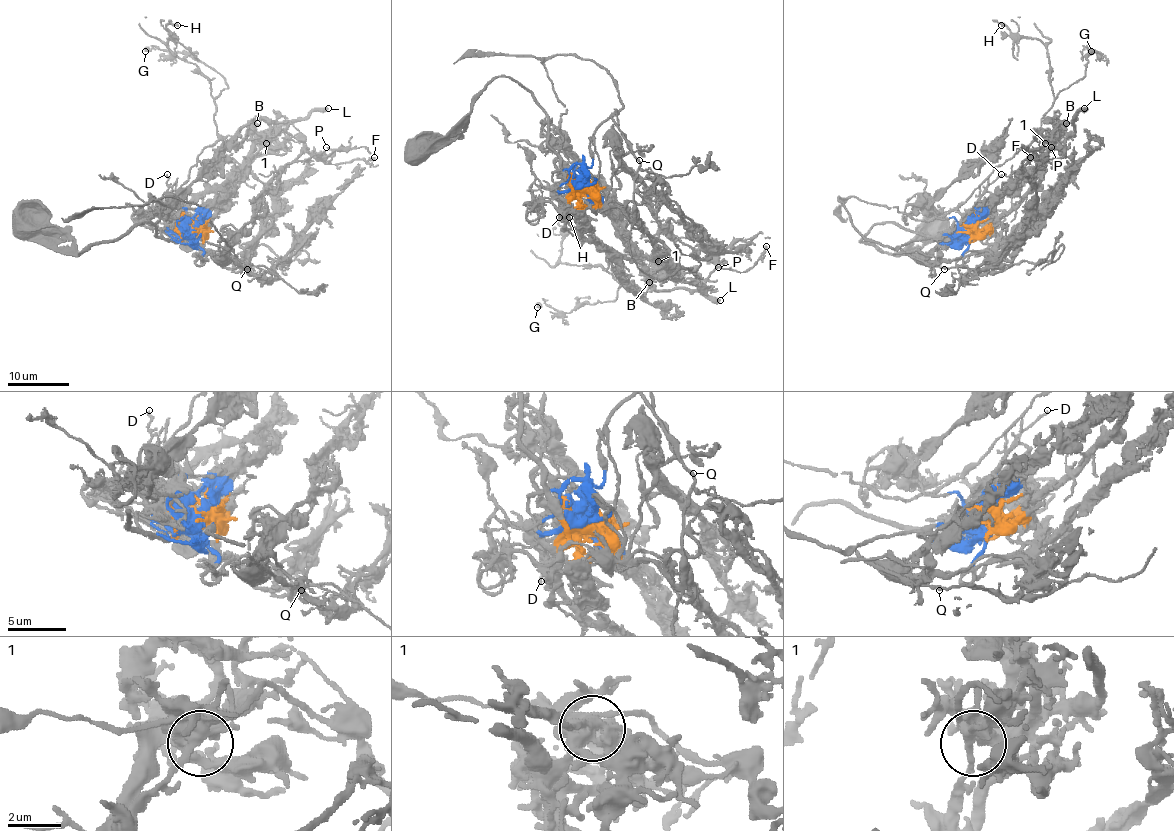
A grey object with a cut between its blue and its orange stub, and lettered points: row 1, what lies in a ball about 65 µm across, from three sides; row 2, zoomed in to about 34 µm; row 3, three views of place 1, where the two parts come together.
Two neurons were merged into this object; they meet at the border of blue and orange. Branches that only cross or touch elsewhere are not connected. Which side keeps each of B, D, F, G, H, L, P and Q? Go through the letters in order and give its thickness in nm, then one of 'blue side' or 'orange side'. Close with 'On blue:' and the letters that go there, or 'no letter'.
B: 140 nm | orange side
D: 160 nm | orange side
F: 320 nm | blue side
G: 360 nm | blue side
H: 220 nm | blue side
L: 500 nm | orange side
P: 140 nm | blue side
Q: 190 nm | blue side
On blue: F, G, H, P, Q

